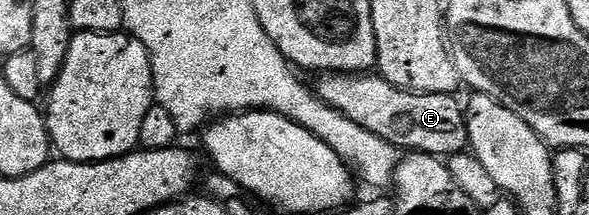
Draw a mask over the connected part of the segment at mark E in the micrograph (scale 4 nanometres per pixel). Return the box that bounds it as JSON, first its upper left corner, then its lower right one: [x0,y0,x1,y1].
[316,72,470,156]

